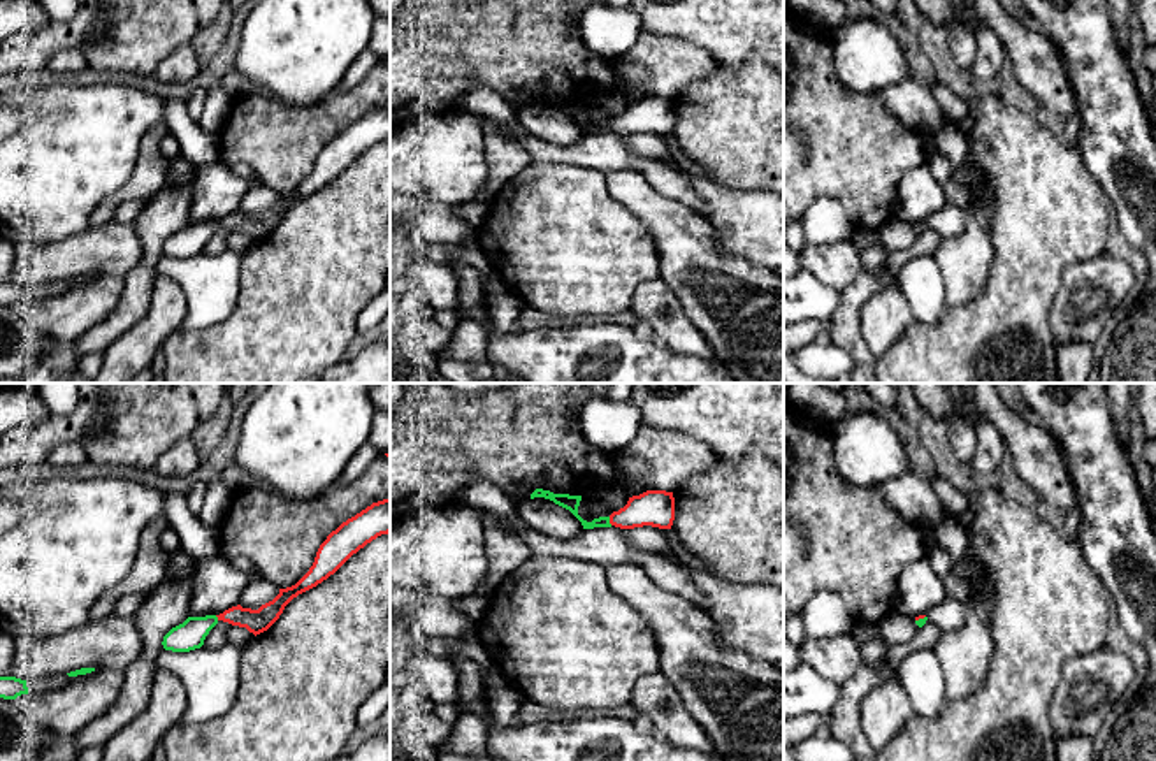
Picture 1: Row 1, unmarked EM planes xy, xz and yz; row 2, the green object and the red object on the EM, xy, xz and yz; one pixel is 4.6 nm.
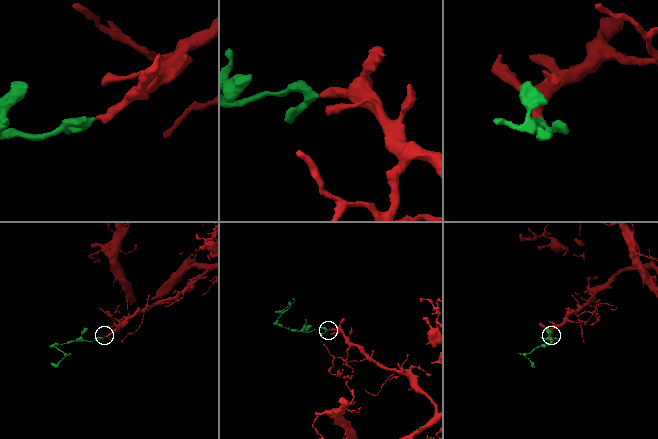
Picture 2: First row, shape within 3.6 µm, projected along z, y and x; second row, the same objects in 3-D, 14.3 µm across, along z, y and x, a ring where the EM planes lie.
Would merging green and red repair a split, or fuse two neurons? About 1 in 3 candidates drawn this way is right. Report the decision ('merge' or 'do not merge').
merge

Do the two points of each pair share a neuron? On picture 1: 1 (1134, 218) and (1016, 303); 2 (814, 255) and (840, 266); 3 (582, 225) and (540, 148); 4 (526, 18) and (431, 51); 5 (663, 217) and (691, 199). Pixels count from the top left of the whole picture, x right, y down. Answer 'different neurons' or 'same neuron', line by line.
1: different neurons
2: same neuron
3: different neurons
4: same neuron
5: different neurons

